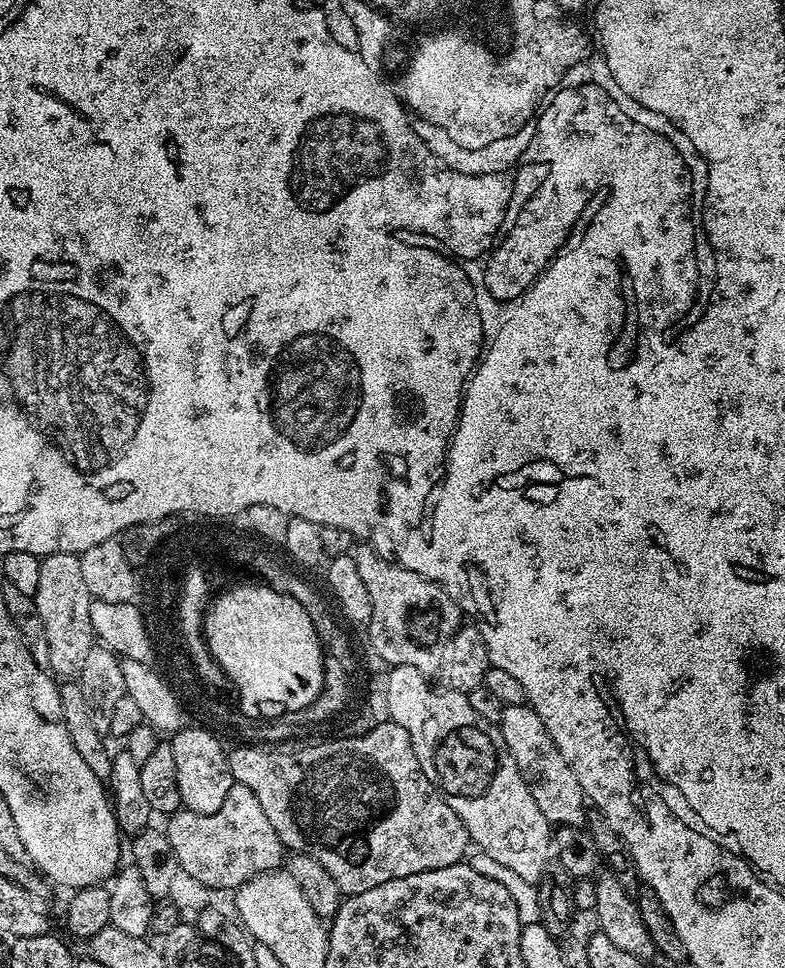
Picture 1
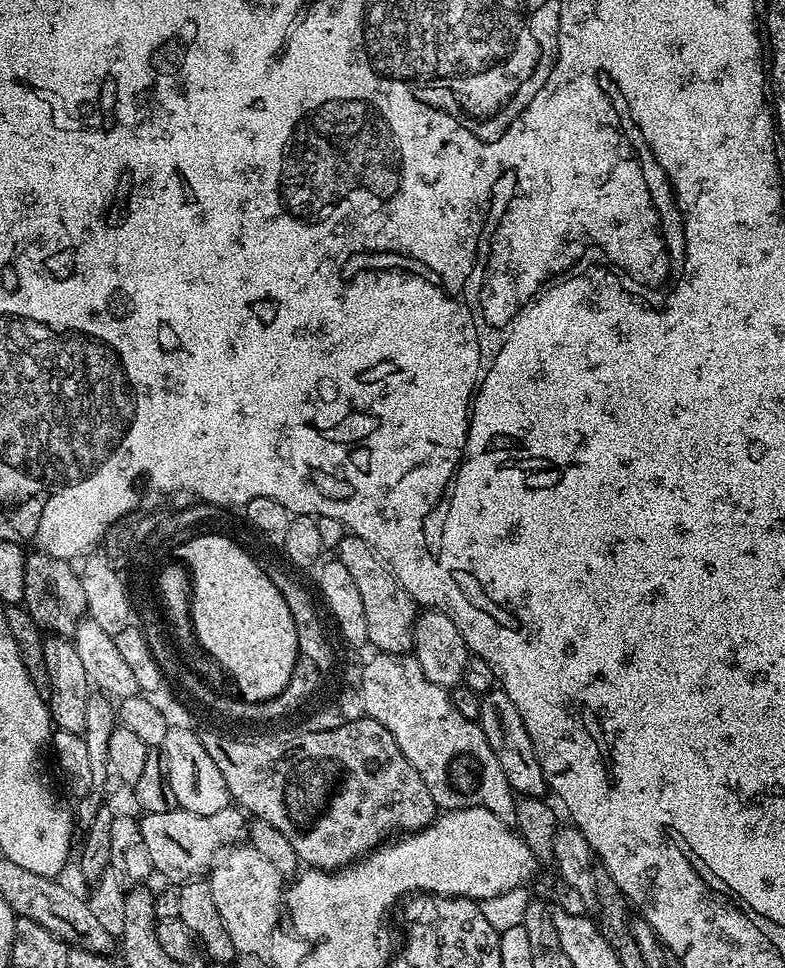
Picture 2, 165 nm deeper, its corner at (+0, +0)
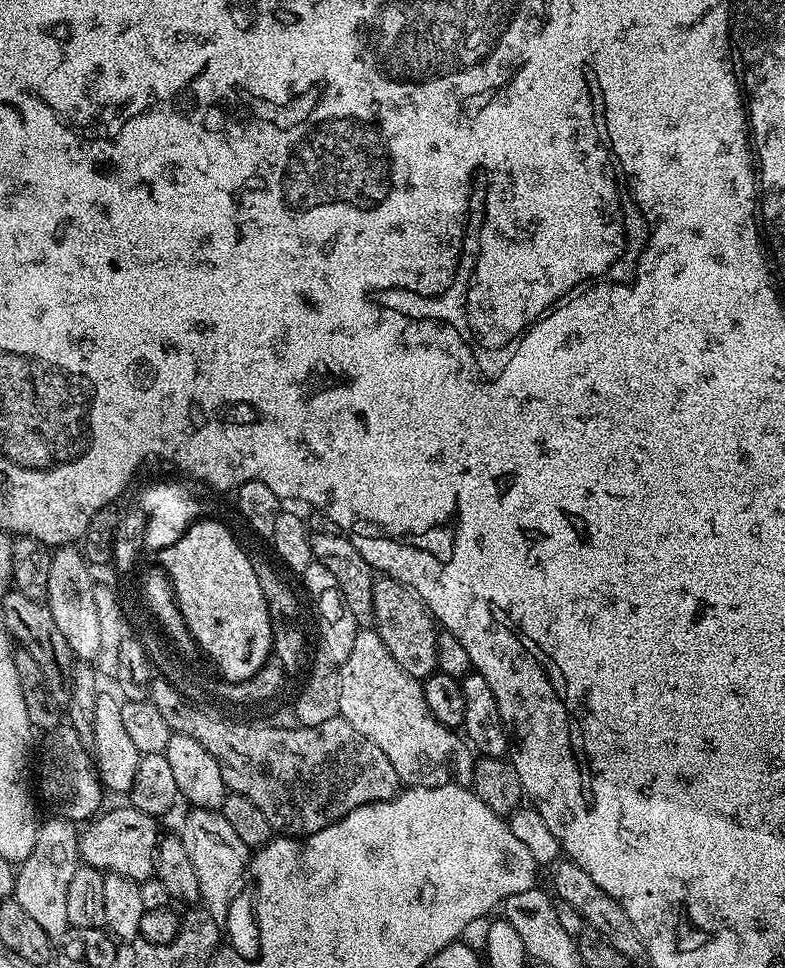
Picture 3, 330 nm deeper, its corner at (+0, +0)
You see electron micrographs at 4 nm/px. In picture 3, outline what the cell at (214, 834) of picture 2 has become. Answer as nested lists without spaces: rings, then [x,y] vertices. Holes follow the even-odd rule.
[[[131,806],[124,808],[112,808],[101,811],[87,825],[88,829],[80,832],[80,858],[83,863],[89,864],[91,868],[96,868],[105,874],[114,872],[119,876],[125,876],[137,882],[153,879],[154,876],[154,857],[156,855],[156,846],[160,842],[162,829],[159,828],[157,817],[142,814],[142,810]]]

